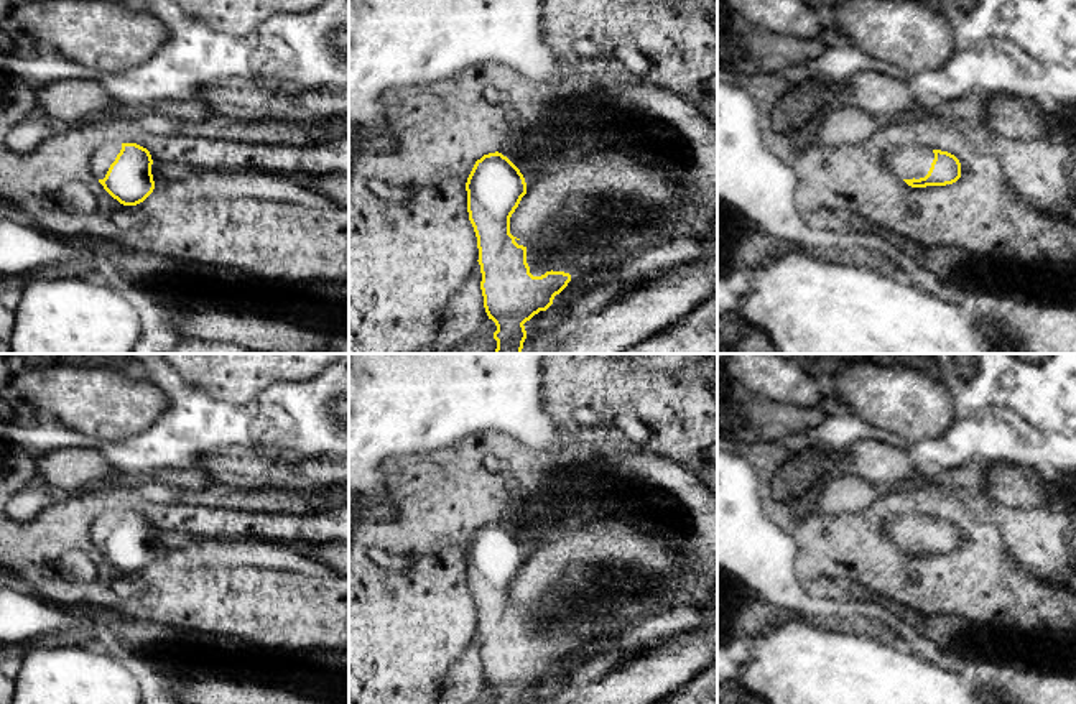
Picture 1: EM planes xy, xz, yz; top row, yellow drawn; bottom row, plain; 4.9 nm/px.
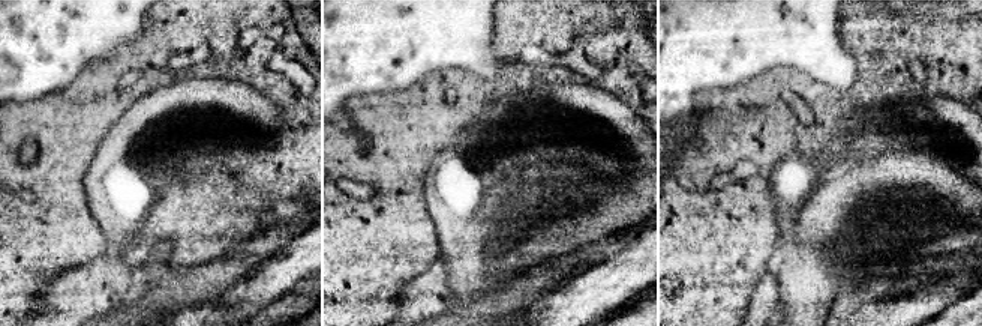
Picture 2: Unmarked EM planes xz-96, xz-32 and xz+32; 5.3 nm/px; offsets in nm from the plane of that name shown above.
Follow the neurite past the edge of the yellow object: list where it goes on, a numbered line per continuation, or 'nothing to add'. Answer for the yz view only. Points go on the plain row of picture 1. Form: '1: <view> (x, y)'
1: yz (909, 530)

